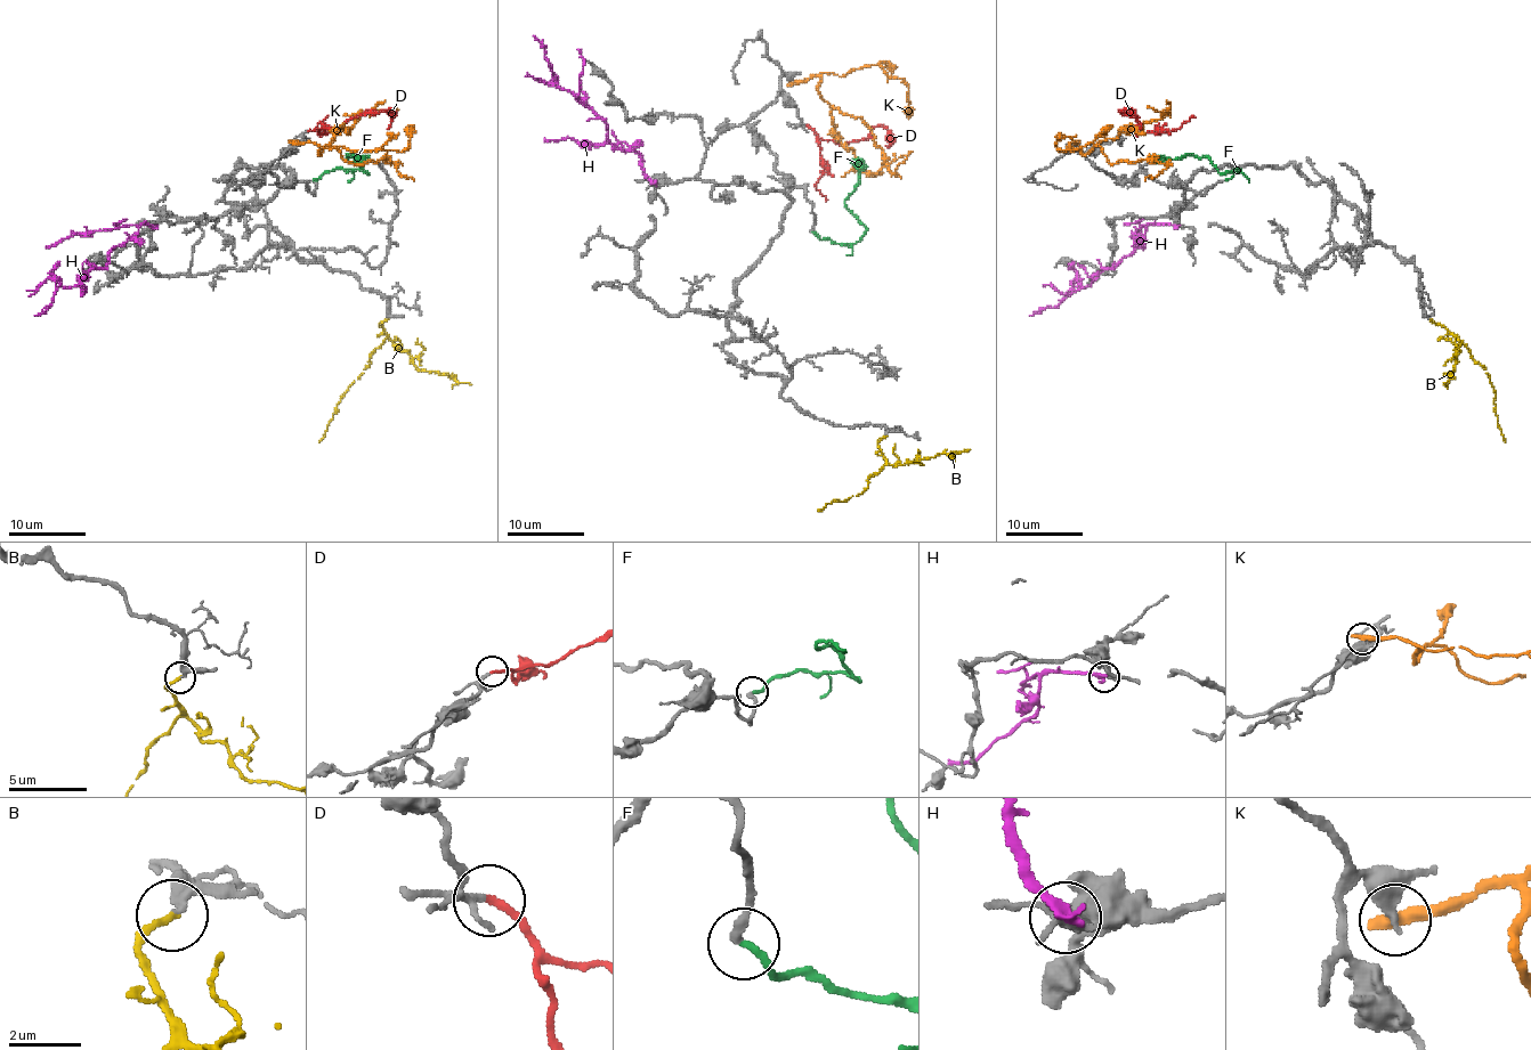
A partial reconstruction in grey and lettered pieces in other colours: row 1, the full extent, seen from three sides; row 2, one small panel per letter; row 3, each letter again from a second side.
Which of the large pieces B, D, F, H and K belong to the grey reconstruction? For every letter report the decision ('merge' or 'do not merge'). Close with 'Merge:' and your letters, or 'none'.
B: merge
D: merge
F: merge
H: do not merge
K: do not merge
Merge: B, D, F

